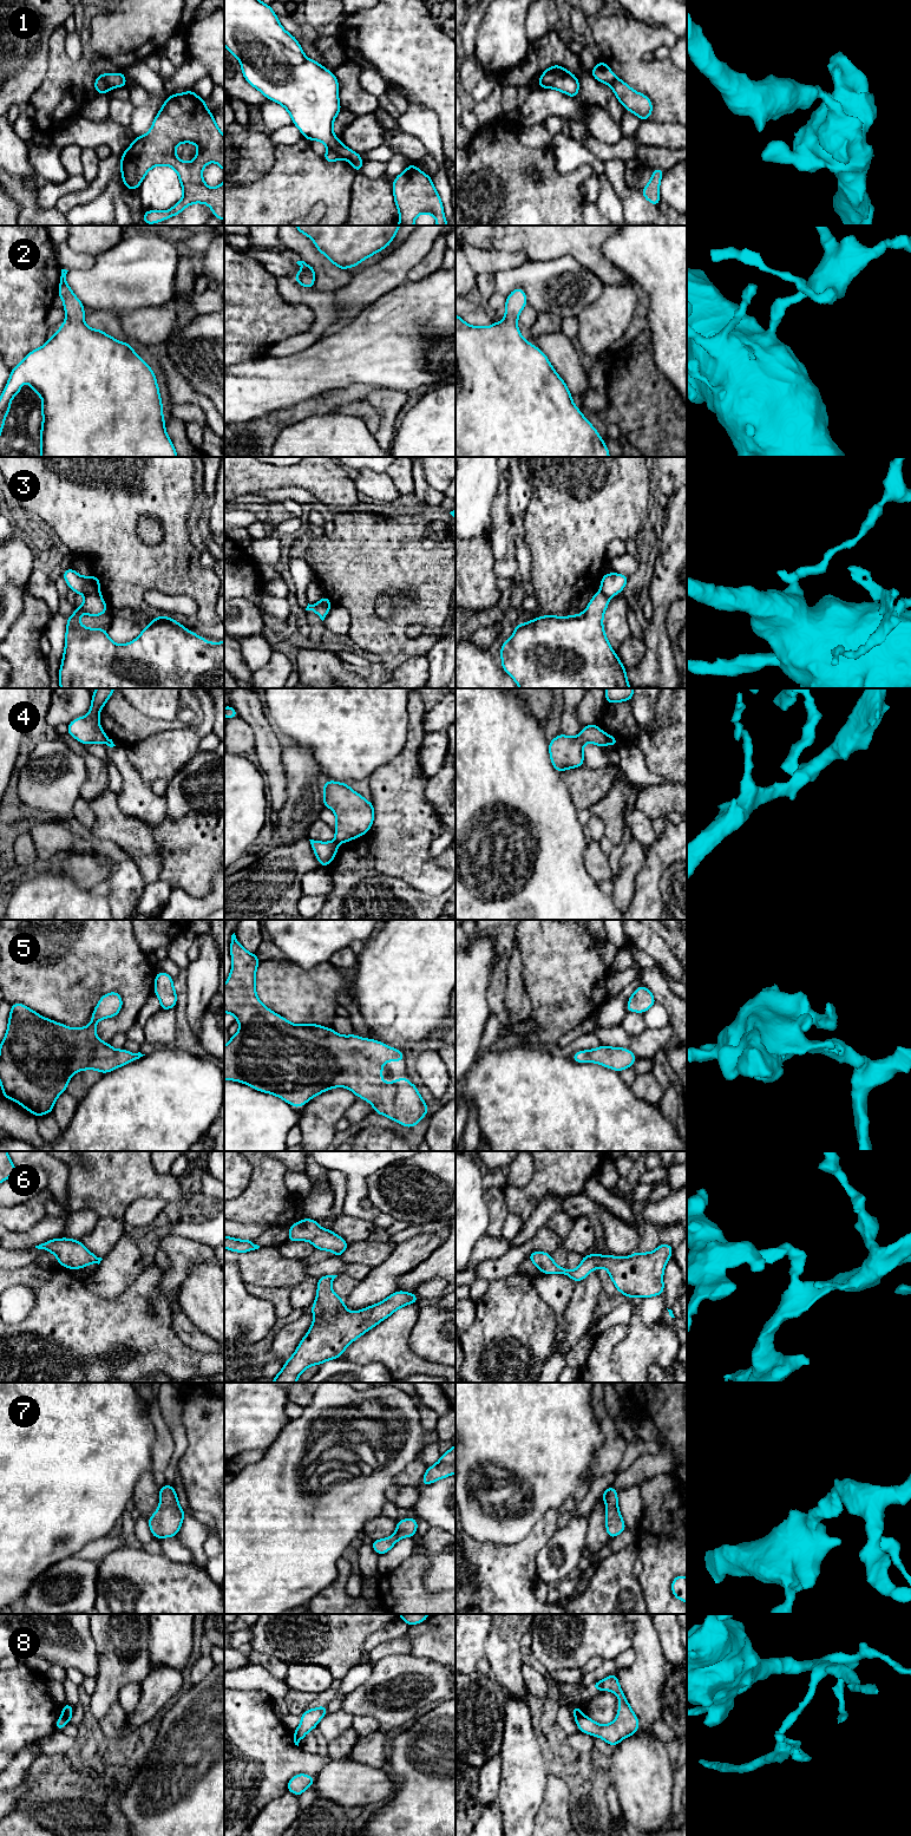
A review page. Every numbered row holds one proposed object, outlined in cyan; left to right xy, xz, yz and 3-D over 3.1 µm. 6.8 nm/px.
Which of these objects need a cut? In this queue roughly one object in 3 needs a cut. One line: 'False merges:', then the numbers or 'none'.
False merges: 1, 3, 4, 8

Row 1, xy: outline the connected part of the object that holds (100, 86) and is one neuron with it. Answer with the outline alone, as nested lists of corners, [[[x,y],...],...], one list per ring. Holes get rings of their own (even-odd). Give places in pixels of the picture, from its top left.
[[[97,77],[94,80],[96,93],[109,93],[113,87],[110,86],[104,79]]]

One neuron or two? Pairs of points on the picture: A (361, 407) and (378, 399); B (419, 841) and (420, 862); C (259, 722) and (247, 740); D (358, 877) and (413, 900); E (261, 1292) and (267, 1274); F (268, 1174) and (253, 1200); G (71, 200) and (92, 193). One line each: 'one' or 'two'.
A: two
B: one
C: two
D: one
E: two
F: one
G: one

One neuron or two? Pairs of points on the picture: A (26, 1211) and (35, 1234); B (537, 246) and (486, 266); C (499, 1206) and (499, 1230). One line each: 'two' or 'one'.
A: two
B: two
C: one

